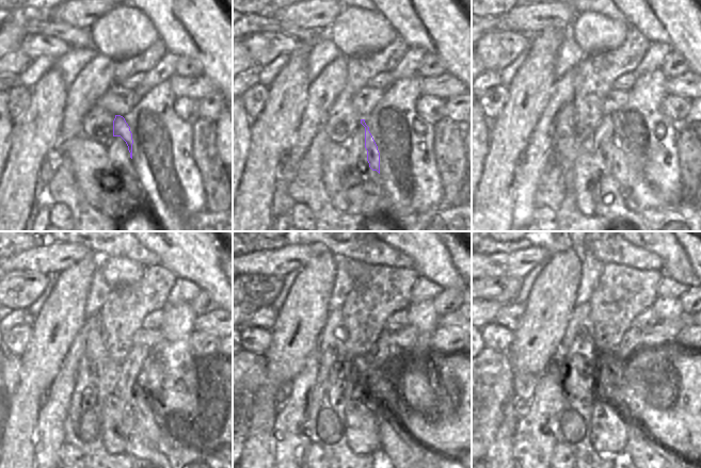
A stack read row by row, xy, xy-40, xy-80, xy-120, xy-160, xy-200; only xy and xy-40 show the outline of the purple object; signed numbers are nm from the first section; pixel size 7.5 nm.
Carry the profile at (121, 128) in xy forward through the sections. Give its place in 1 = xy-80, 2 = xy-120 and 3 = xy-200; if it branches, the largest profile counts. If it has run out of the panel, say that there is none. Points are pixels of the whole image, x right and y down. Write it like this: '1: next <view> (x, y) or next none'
1: next xy-80 (615, 159)
2: next xy-120 (146, 425)
3: next xy-200 (640, 448)

